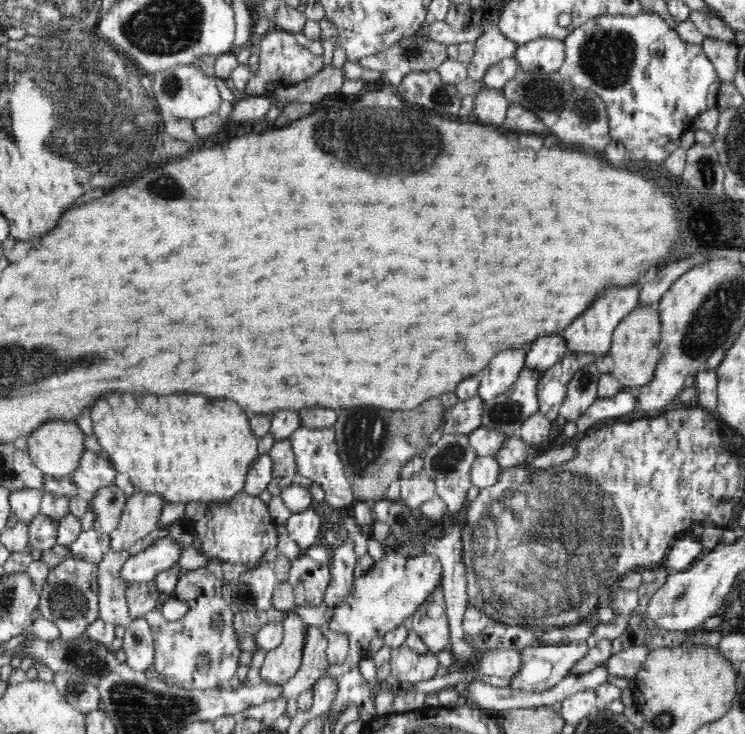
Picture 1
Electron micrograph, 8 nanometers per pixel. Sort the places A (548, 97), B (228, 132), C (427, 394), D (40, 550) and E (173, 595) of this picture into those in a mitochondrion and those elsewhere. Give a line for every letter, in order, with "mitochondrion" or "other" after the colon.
A: mitochondrion
B: other
C: other
D: other
E: other

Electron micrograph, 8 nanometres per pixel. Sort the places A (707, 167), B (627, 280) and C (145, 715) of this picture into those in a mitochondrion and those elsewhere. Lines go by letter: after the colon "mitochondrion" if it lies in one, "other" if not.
A: mitochondrion
B: other
C: mitochondrion

